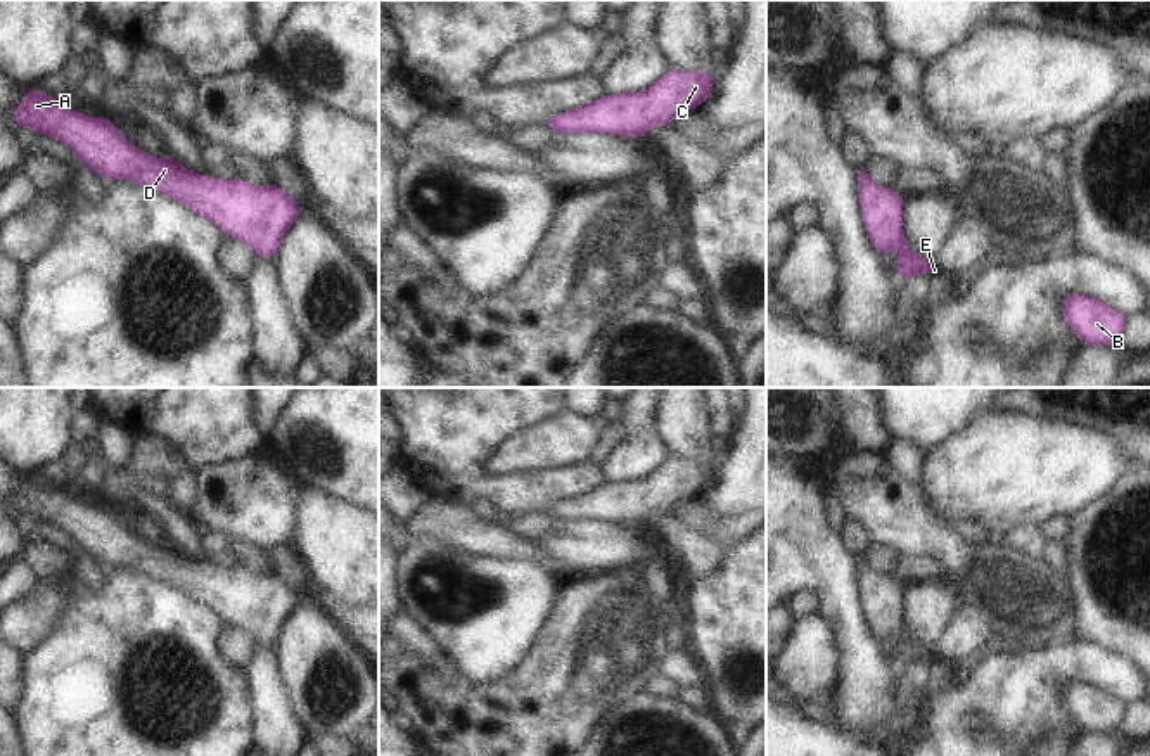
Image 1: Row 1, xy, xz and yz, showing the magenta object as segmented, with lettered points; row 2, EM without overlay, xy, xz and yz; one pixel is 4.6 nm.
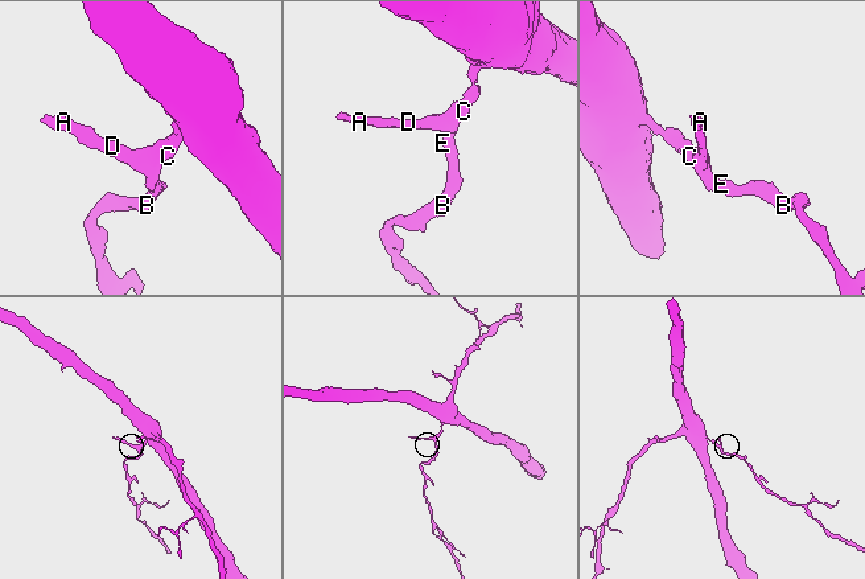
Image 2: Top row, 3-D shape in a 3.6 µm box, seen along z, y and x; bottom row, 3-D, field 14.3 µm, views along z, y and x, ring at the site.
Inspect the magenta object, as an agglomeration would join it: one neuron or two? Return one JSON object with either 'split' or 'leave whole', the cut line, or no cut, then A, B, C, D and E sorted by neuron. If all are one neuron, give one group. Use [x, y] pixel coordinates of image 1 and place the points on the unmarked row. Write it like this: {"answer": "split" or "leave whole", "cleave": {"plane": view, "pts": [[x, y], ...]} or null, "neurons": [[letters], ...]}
{"answer": "leave whole", "cleave": null, "neurons": [["A", "B", "C", "D", "E"]]}

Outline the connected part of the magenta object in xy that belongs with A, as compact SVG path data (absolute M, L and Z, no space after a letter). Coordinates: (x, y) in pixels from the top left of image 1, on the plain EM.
M36 476L24 479L22 490L10 503L19 516L38 517L42 522L50 522L69 533L80 552L90 554L99 564L130 567L188 593L195 602L213 609L225 625L247 631L259 645L275 647L287 616L303 599L299 590L289 585L273 569L256 576L251 569L242 566L225 569L214 567L206 561L195 562L168 543L147 543L125 528L107 505L78 502L64 495L59 486L45 483Z

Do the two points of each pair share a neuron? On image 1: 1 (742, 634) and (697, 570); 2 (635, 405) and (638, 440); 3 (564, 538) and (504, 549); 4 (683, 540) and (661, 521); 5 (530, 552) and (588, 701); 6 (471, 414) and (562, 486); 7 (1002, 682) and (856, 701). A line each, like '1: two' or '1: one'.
1: two
2: one
3: two
4: one
5: two
6: one
7: two

